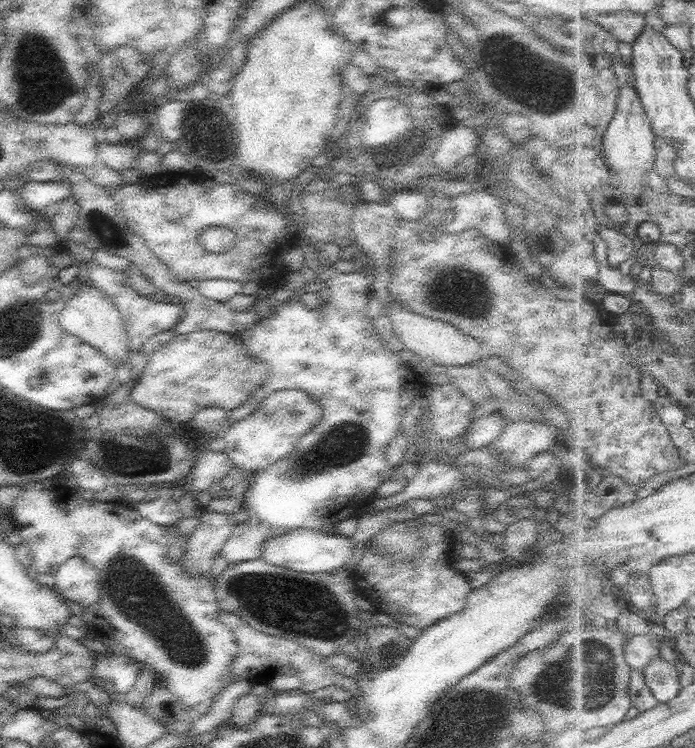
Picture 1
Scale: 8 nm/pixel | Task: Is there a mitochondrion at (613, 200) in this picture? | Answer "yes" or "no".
no

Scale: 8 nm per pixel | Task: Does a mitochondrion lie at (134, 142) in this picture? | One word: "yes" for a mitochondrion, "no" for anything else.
no

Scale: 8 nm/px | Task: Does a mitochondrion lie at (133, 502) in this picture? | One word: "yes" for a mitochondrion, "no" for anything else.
no

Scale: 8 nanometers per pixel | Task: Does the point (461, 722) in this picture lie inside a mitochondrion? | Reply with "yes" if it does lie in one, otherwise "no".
yes

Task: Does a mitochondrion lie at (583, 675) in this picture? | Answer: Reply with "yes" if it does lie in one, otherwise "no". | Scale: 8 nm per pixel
yes

